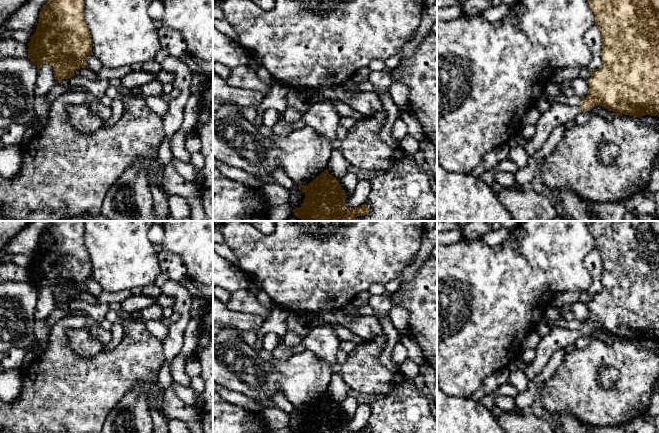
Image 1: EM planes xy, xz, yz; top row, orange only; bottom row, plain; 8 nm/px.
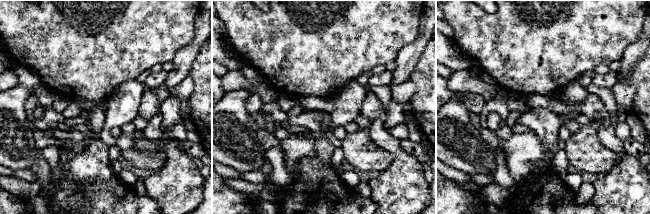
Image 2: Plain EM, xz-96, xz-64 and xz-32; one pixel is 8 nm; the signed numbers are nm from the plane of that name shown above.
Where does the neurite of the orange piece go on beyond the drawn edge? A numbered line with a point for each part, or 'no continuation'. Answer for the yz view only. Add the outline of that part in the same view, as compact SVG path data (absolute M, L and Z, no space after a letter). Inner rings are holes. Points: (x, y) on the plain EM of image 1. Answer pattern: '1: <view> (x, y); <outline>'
1: yz (558, 338); M553 328L550 332L541 337L536 347L534 361L524 370L528 380L534 380L548 365L551 356L558 350L571 345L582 335L580 330L567 328Z

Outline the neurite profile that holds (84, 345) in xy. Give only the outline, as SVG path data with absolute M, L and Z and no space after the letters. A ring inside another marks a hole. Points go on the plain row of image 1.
M88 327L68 328L66 335L72 352L80 358L93 357L105 348L105 344L92 336Z

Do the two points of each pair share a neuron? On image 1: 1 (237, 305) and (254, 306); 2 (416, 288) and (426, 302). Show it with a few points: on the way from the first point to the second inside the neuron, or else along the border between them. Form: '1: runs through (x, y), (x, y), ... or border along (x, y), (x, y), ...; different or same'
1: runs through (241, 305), (250, 305); same
2: runs through (419, 291), (426, 299); same

